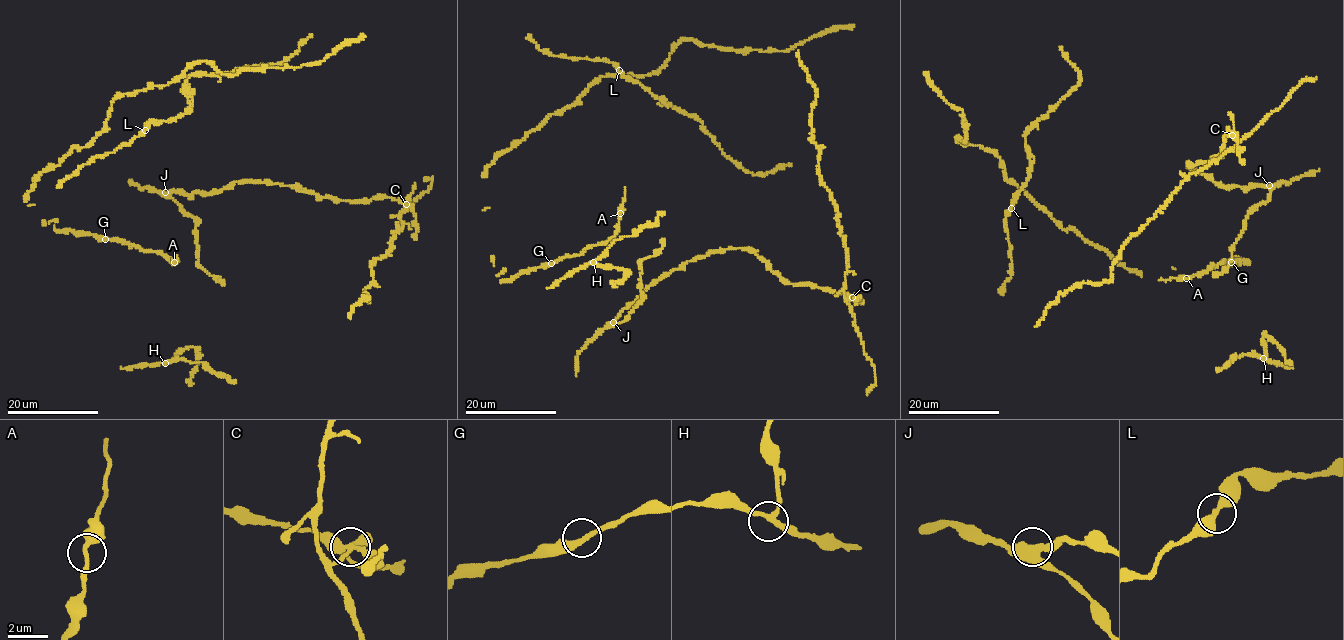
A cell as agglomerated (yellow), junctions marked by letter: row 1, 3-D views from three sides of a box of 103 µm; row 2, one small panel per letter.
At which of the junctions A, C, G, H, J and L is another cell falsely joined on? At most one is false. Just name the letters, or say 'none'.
C

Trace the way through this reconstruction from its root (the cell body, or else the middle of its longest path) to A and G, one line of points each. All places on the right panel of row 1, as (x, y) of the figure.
A: (1210, 267), (1186, 278)
G: (1210, 267), (1231, 262)

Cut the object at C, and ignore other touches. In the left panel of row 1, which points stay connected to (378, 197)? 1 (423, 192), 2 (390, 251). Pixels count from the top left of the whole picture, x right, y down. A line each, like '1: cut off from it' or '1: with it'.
1: cut off from it
2: cut off from it

